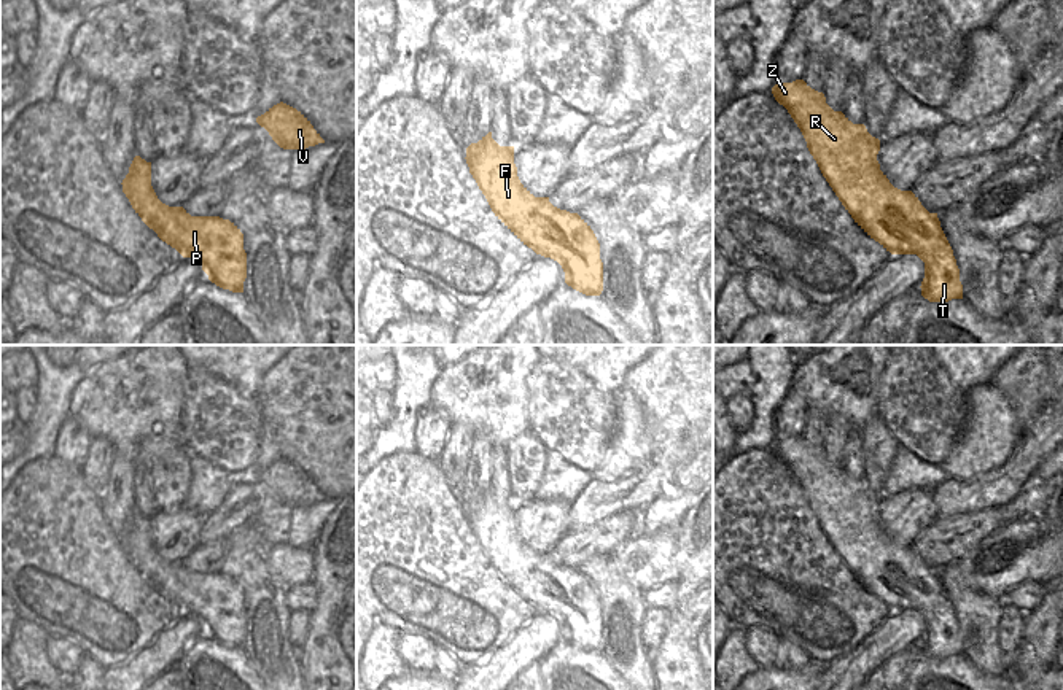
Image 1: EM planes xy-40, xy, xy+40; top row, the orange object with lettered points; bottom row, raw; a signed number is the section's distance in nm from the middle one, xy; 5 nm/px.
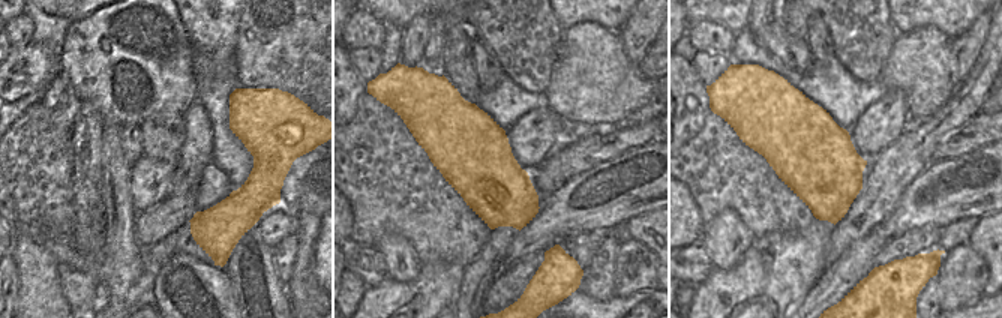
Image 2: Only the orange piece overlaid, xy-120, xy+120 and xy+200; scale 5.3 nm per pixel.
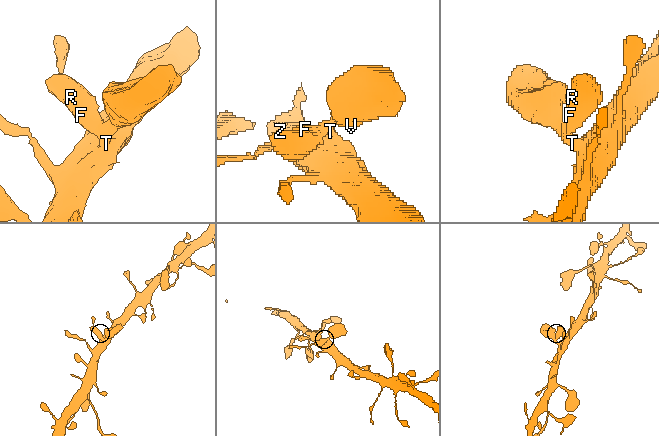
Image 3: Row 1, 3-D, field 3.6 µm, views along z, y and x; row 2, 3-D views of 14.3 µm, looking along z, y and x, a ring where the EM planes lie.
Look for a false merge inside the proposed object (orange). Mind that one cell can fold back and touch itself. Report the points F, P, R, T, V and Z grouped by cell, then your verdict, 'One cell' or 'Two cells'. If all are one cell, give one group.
Groups: F P R T V Z. One cell

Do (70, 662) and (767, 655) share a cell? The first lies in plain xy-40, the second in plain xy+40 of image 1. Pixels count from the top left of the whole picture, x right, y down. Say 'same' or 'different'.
same

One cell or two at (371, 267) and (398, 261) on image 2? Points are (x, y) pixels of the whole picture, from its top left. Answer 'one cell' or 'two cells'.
two cells

